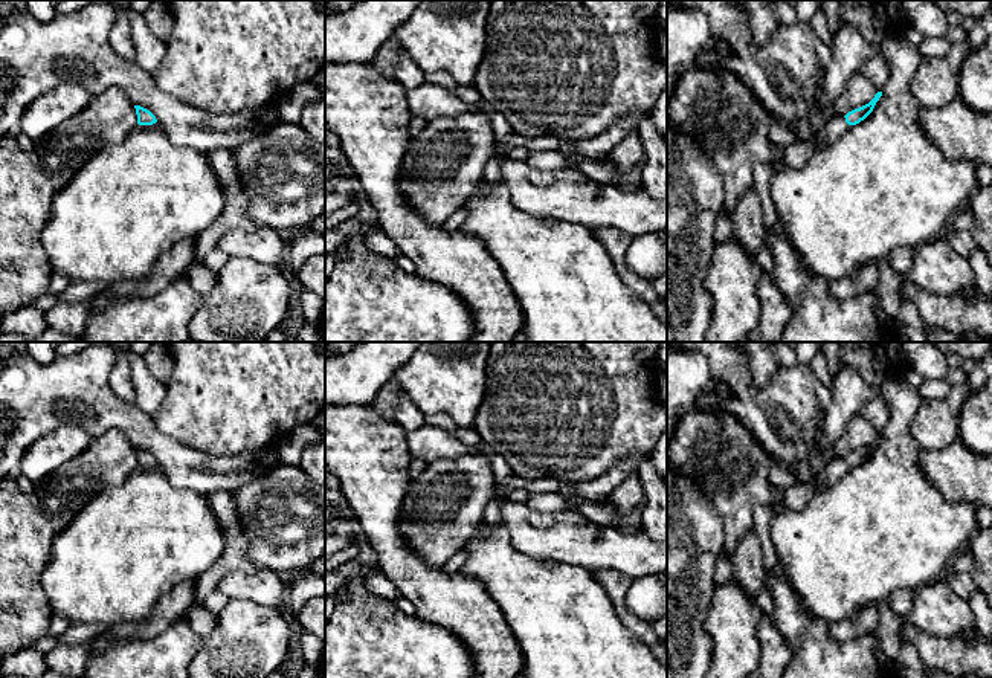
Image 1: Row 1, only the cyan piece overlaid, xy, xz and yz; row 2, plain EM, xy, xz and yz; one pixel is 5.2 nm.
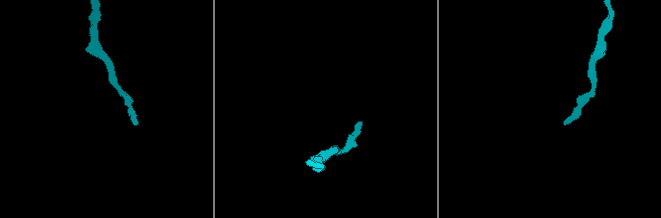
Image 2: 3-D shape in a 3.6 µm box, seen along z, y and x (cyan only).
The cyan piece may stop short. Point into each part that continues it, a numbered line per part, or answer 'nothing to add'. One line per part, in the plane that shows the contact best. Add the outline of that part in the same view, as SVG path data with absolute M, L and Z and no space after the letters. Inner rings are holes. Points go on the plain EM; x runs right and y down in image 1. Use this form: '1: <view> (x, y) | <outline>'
1: yz (837, 469) | M844 458L833 460L818 476L818 489L829 489L836 484L850 467Z

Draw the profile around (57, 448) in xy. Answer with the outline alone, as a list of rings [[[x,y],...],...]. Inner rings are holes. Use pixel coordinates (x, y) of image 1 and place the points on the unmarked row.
[[[61,426],[37,440],[20,461],[21,475],[34,484],[82,454],[93,437],[79,426]]]

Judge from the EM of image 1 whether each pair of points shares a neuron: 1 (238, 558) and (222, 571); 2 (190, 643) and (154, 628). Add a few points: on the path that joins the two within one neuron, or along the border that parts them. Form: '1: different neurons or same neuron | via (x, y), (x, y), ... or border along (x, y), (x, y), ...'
1: same neuron | via (234, 559), (226, 567)
2: different neurons | border along (180, 617), (151, 639), (127, 640)

